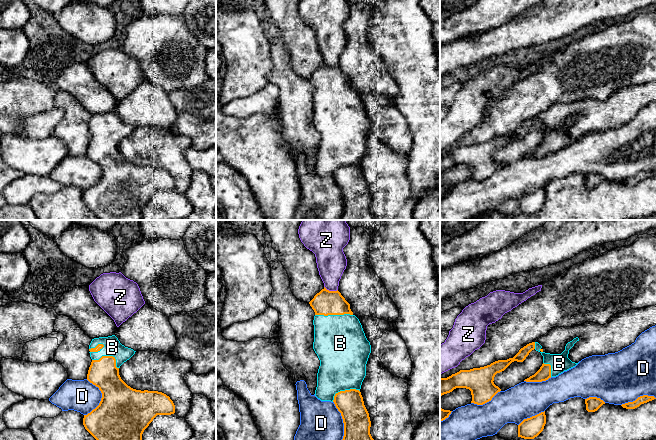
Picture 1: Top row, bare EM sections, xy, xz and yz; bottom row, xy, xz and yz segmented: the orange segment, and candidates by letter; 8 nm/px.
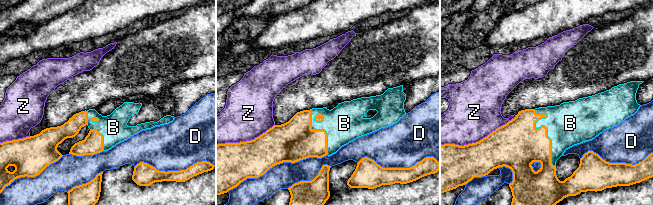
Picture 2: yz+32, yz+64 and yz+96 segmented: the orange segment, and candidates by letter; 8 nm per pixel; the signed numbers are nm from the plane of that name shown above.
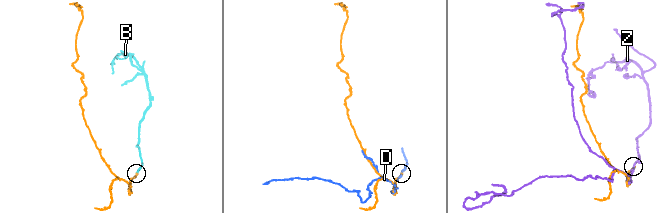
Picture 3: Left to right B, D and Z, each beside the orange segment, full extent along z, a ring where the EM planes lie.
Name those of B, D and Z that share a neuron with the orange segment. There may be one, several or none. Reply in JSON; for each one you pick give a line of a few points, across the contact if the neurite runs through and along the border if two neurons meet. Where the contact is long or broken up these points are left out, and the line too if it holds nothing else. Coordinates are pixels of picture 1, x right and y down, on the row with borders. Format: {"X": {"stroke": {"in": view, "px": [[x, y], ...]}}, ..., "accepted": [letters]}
{"accepted": ["B"]}

